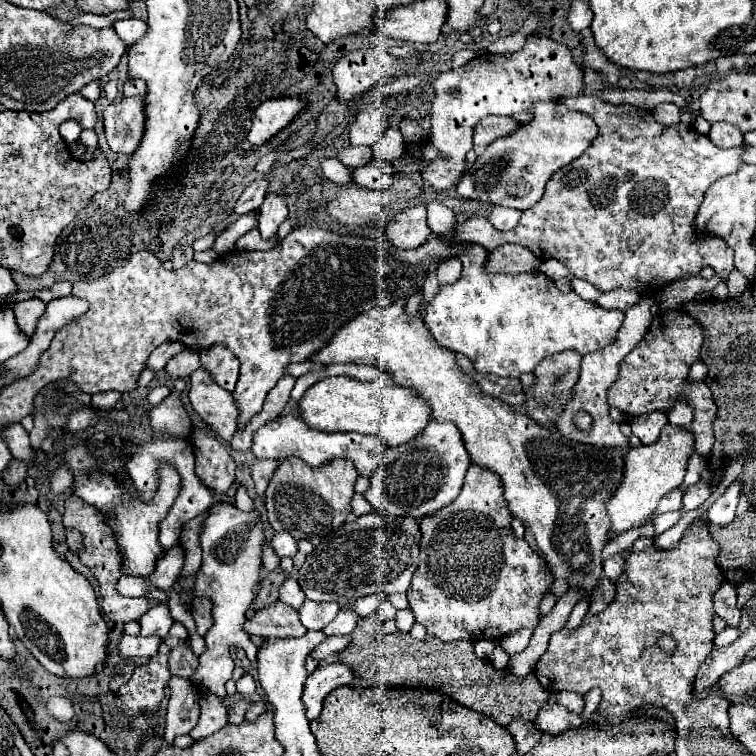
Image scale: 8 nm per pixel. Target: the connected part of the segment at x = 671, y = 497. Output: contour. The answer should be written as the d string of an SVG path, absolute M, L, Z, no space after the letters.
M676 488L676 490L672 490L672 492L668 492L668 494L660 500L658 508L652 512L652 516L650 516L650 520L646 520L646 524L652 524L652 520L654 520L656 516L664 514L664 512L674 512L674 510L680 510L680 508L682 508L682 492Z

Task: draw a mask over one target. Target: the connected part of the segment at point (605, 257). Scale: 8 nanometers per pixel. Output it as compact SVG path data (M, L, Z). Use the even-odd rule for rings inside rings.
M592 94L570 96L570 98L564 98L562 102L564 102L568 108L578 108L578 110L582 110L582 112L588 112L588 114L594 118L596 126L600 128L600 136L594 138L594 142L590 144L590 148L588 148L580 158L576 158L576 160L572 160L570 164L566 164L564 168L560 168L560 170L548 180L546 192L544 192L542 200L540 200L538 204L534 204L530 210L522 212L522 218L520 218L520 222L518 222L518 226L516 226L514 230L510 230L510 232L500 232L500 230L494 230L492 224L490 224L484 216L470 216L468 220L464 220L464 222L460 222L460 224L454 222L454 228L452 228L452 240L454 240L454 244L456 244L456 242L476 242L476 244L484 246L484 248L490 250L490 252L492 252L494 248L498 248L498 246L504 246L504 244L520 244L520 246L528 248L530 252L534 252L540 260L556 258L556 260L564 262L566 268L568 268L574 276L578 276L578 278L582 278L582 280L594 284L594 286L596 286L598 290L602 290L602 292L616 290L616 288L636 288L636 290L640 290L640 292L646 292L646 290L650 290L650 288L652 288L652 290L662 290L666 284L674 282L674 280L680 278L680 276L686 276L686 274L696 276L704 266L710 266L710 268L714 268L716 274L728 278L728 274L730 274L732 268L734 268L730 246L728 246L720 236L702 236L702 232L698 232L696 228L692 228L692 224L694 224L696 214L698 214L698 208L700 208L700 204L702 204L702 200L704 200L706 188L708 188L710 184L714 184L718 178L728 176L728 174L736 172L736 170L742 166L742 158L740 158L740 156L742 156L744 146L730 148L730 150L722 150L722 148L714 146L708 136L702 136L702 134L700 134L696 128L692 128L690 124L682 124L682 122L680 122L680 124L676 124L676 126L662 126L662 124L658 124L658 122L652 118L652 112L650 112L650 110L642 110L642 108L636 108L636 106L630 106L630 104L614 106L614 104L604 102L602 98L592 96Z

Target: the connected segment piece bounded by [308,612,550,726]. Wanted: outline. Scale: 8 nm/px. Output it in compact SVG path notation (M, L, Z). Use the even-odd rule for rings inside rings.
M376 612L370 618L362 618L358 628L350 636L332 636L318 644L308 656L324 662L330 654L340 652L338 660L352 668L354 682L352 688L430 688L450 696L454 702L482 712L506 726L514 718L536 720L540 706L546 704L548 692L538 684L534 674L514 676L510 672L496 670L488 658L478 658L474 654L474 642L458 640L458 642L442 642L438 638L414 640L404 632L386 632L382 624L382 616ZM352 636L352 642L350 642Z

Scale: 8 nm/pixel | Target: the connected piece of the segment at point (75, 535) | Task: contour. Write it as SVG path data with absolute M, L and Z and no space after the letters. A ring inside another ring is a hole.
M66 528L64 534L66 534L66 544L68 544L70 552L78 554L80 548L82 548L82 536L80 536L80 532L74 532L74 528Z

